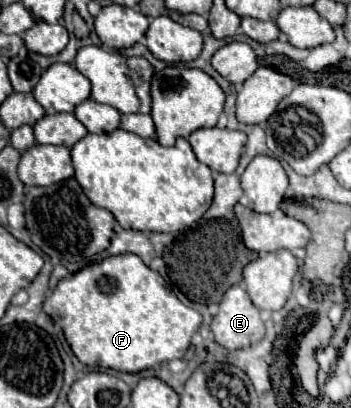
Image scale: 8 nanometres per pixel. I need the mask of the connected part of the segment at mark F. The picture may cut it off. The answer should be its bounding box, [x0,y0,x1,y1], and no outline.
[44,255,202,373]

